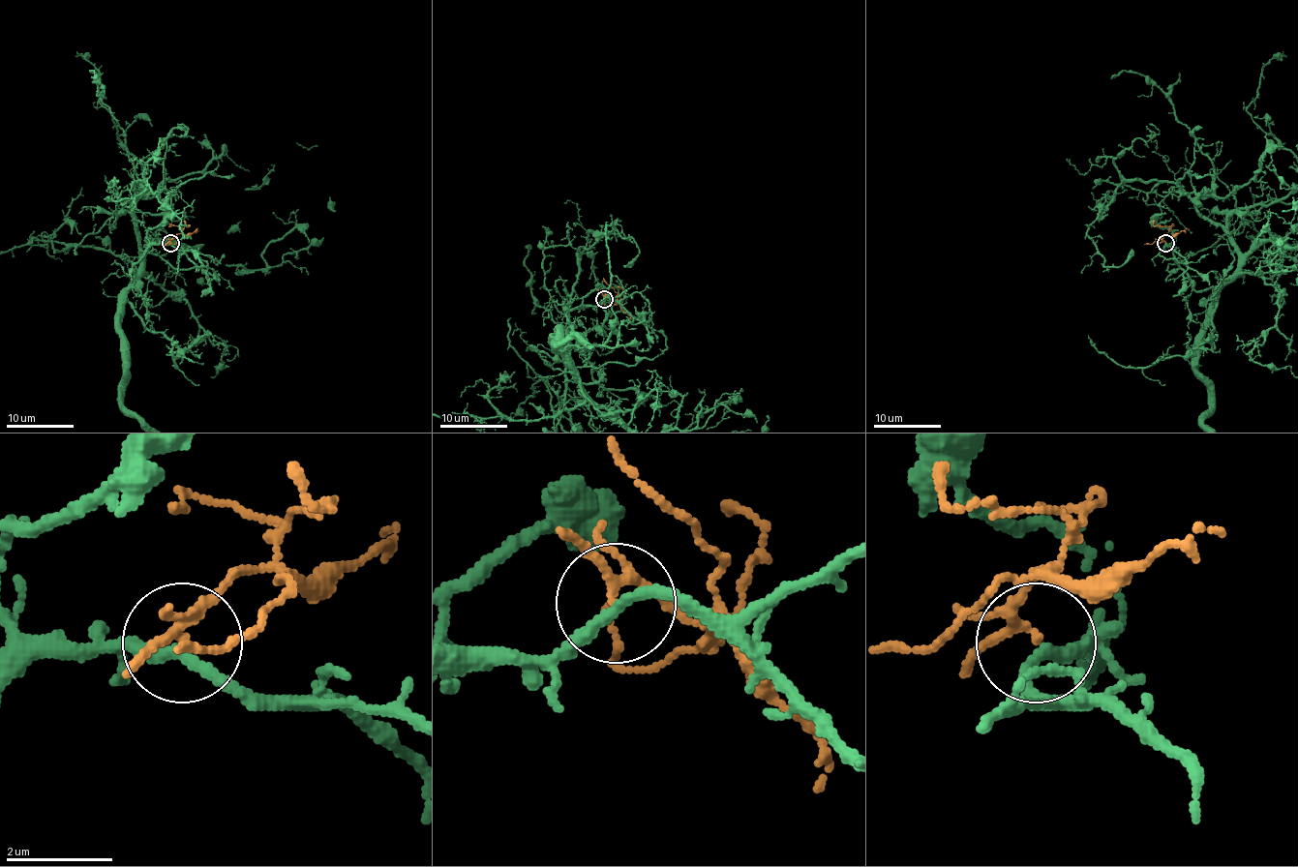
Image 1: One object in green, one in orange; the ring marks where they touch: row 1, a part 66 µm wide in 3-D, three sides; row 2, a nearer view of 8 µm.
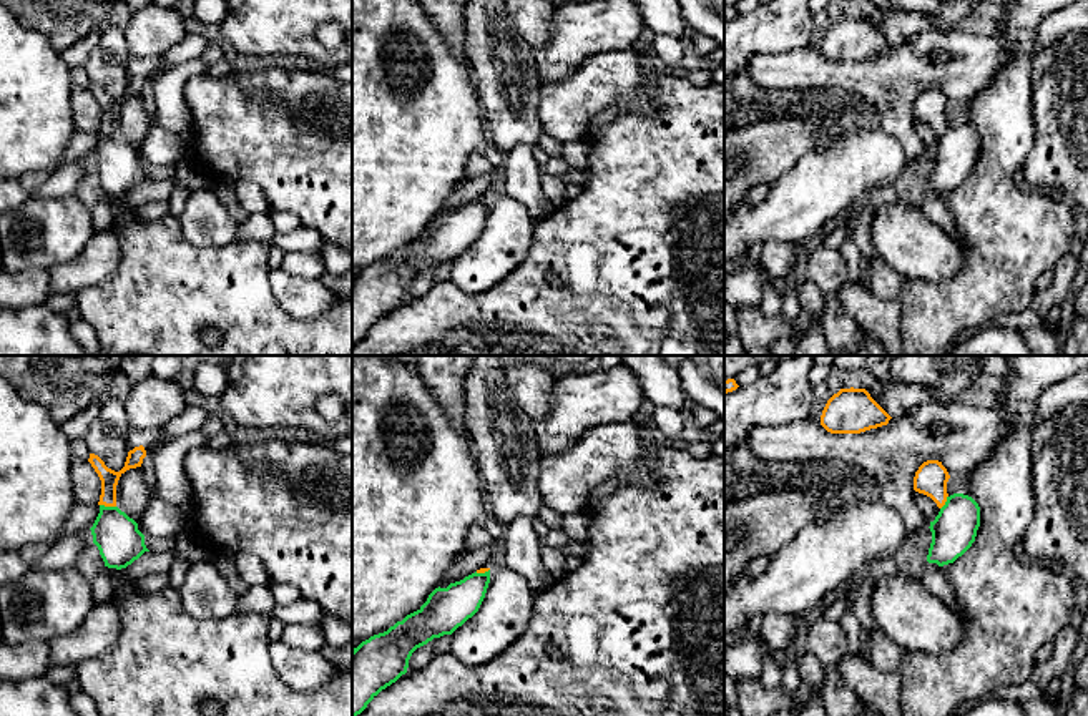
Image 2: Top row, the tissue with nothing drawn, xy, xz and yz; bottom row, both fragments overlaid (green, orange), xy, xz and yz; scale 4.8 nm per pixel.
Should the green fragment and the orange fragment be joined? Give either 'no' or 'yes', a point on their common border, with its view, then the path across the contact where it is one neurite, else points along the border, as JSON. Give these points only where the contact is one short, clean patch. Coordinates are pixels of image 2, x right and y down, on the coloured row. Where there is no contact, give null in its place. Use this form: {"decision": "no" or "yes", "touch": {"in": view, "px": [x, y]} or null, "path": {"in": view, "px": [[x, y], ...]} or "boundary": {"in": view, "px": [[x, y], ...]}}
{"decision": "no", "touch": {"in": "xy", "px": [108, 507]}, "boundary": {"in": "xy", "px": [[100, 504], [115, 507]]}}

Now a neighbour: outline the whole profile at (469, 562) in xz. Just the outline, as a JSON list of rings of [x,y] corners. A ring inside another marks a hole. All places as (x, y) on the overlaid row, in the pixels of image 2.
[[[495,540],[485,548],[475,552],[463,552],[450,565],[450,568],[444,575],[442,583],[444,581],[455,583],[475,573],[480,568],[492,568],[498,562],[498,557],[500,557],[500,543]]]

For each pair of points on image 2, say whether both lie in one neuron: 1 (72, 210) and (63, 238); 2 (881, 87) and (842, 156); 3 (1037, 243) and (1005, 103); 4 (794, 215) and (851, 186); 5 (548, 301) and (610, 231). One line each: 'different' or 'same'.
1: same
2: different
3: same
4: same
5: same

